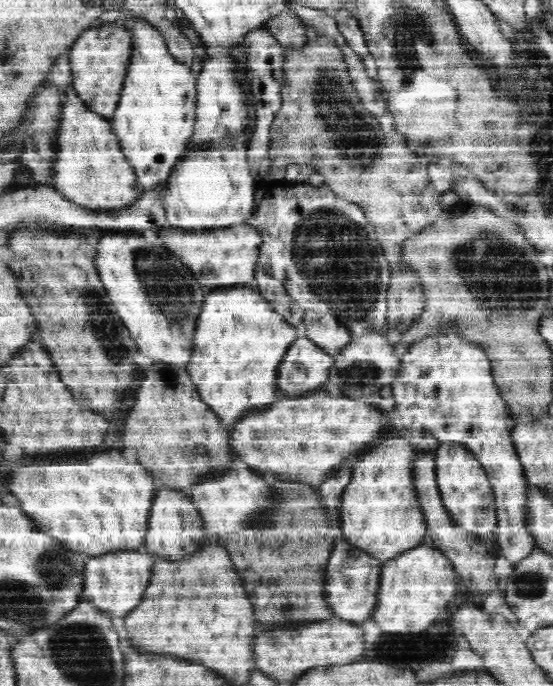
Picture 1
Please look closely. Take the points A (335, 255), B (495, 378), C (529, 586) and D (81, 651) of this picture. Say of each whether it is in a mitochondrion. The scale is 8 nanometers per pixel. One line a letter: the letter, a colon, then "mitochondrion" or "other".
A: mitochondrion
B: other
C: mitochondrion
D: mitochondrion

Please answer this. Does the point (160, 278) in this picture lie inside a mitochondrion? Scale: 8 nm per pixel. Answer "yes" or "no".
yes

